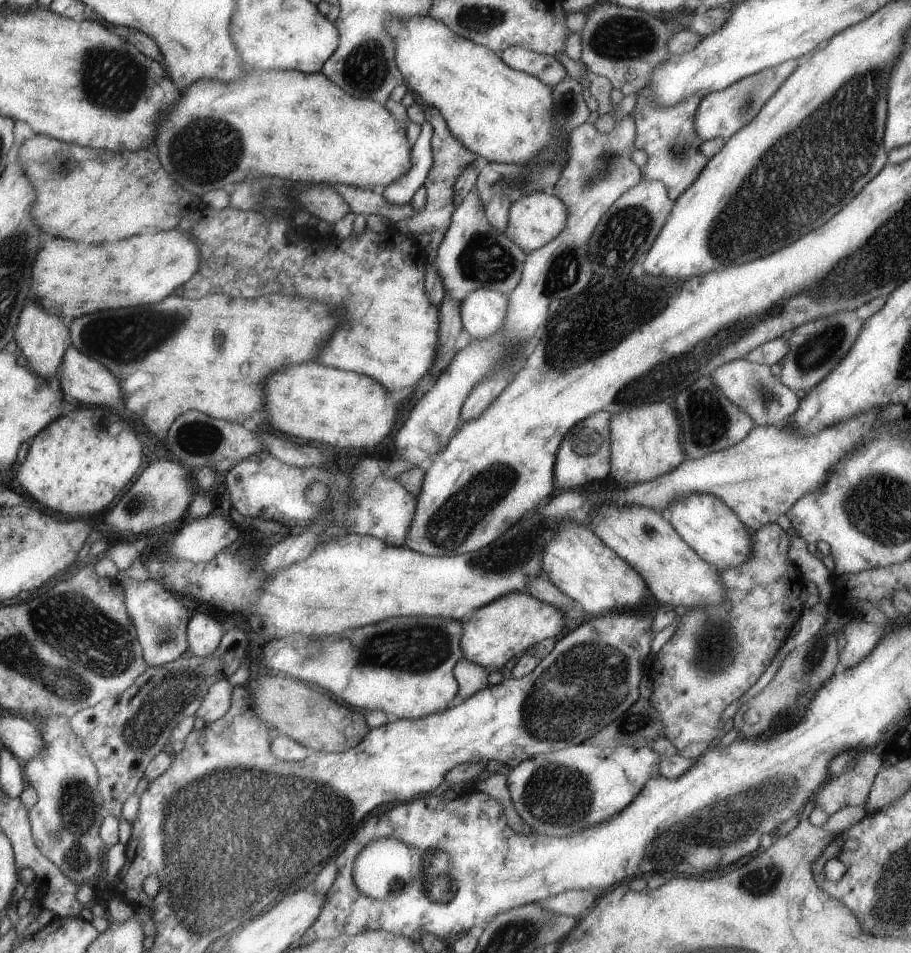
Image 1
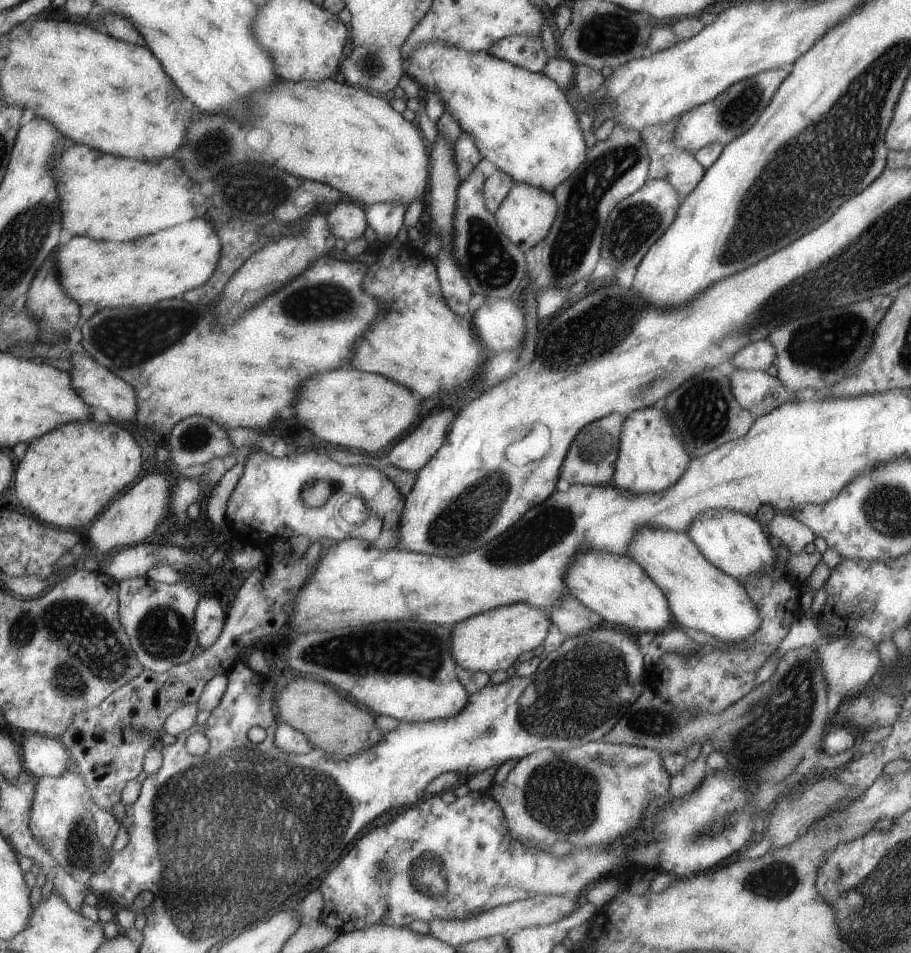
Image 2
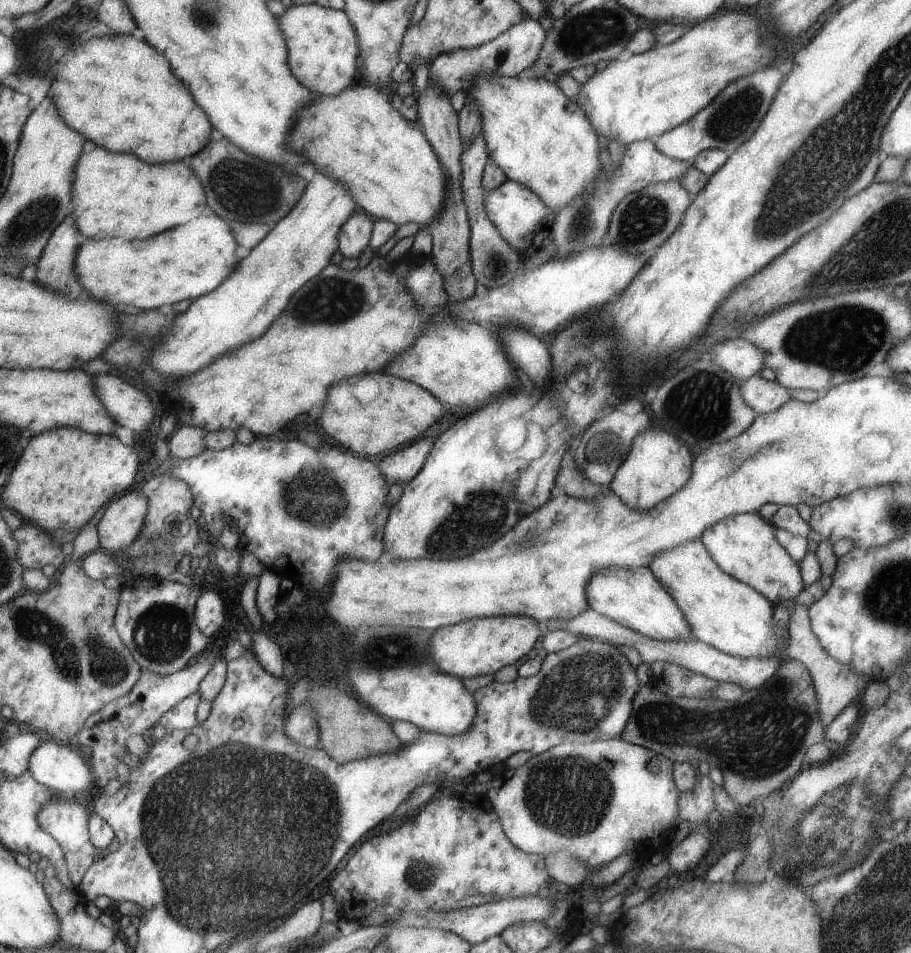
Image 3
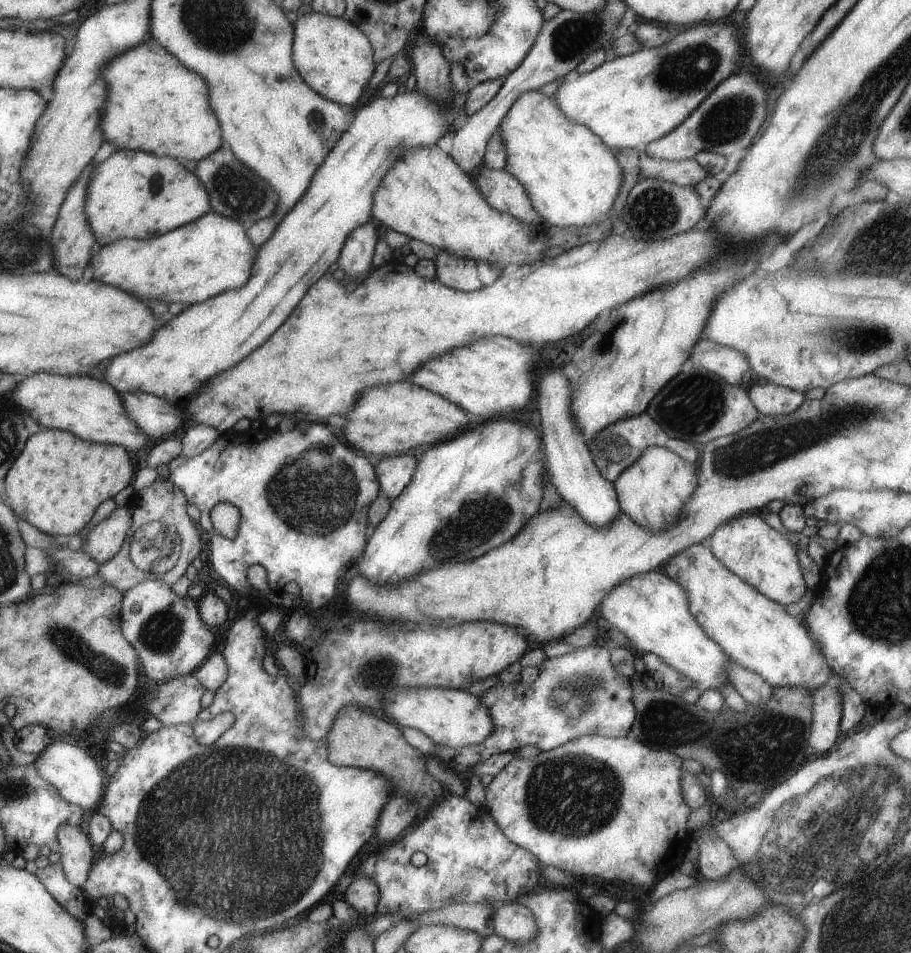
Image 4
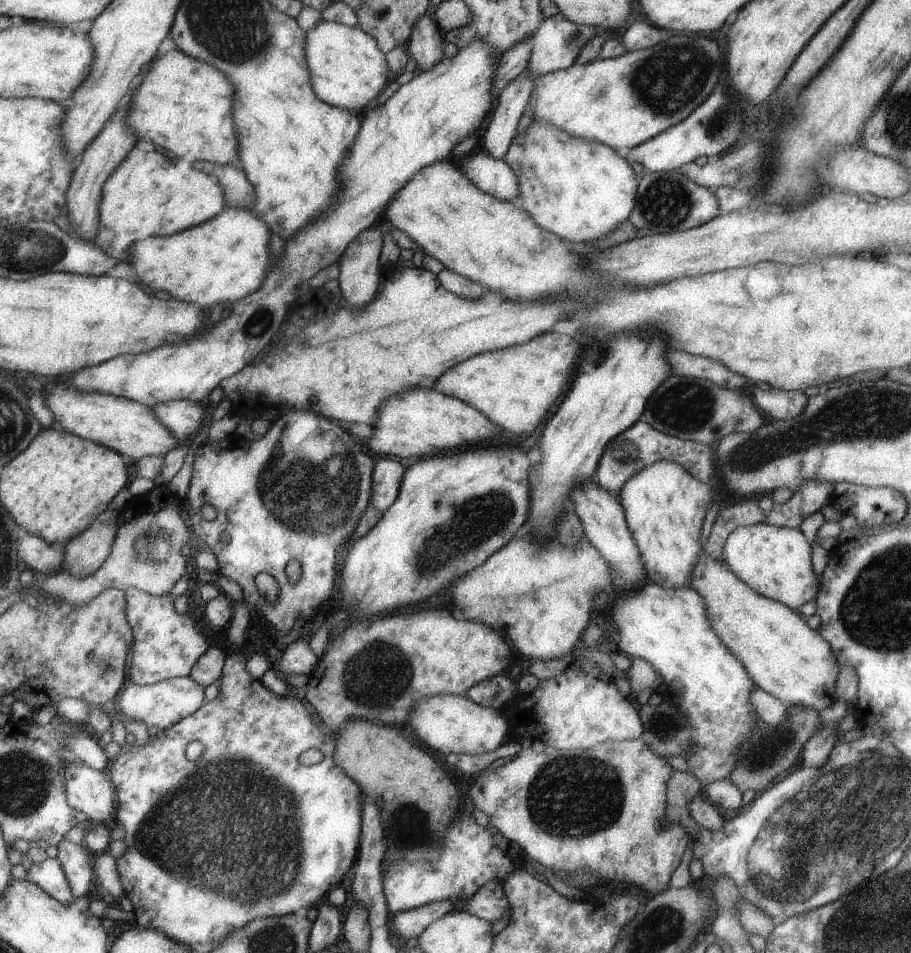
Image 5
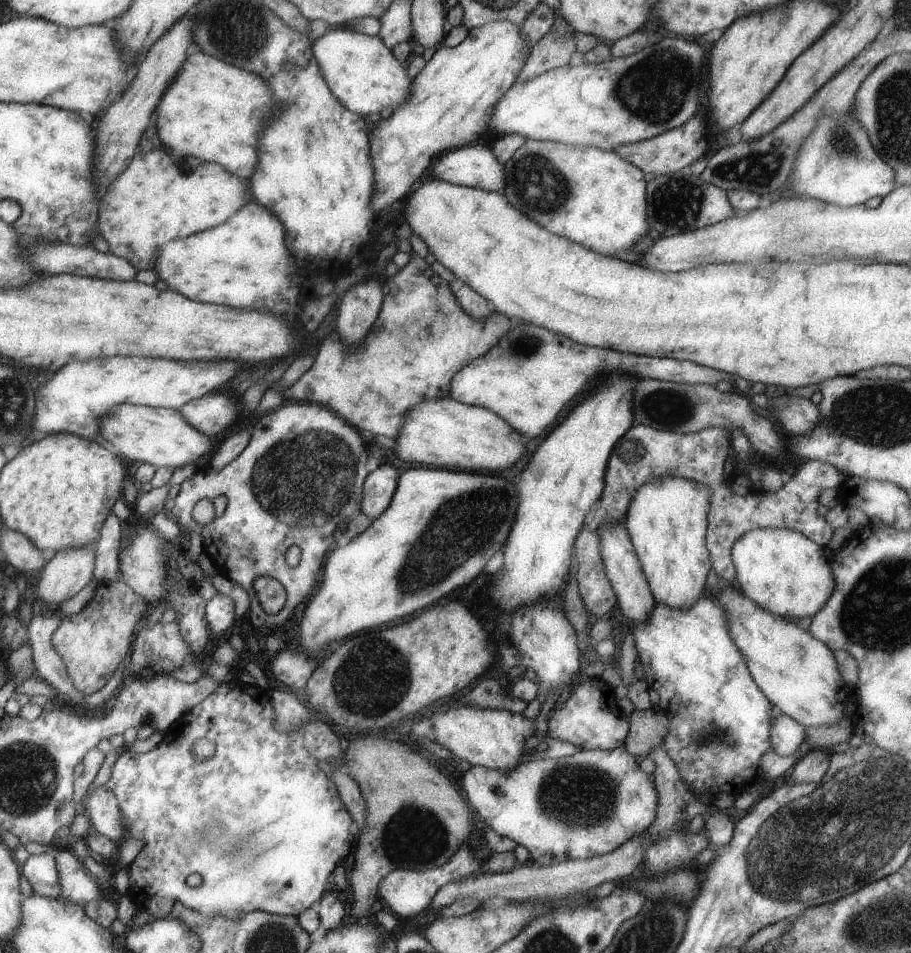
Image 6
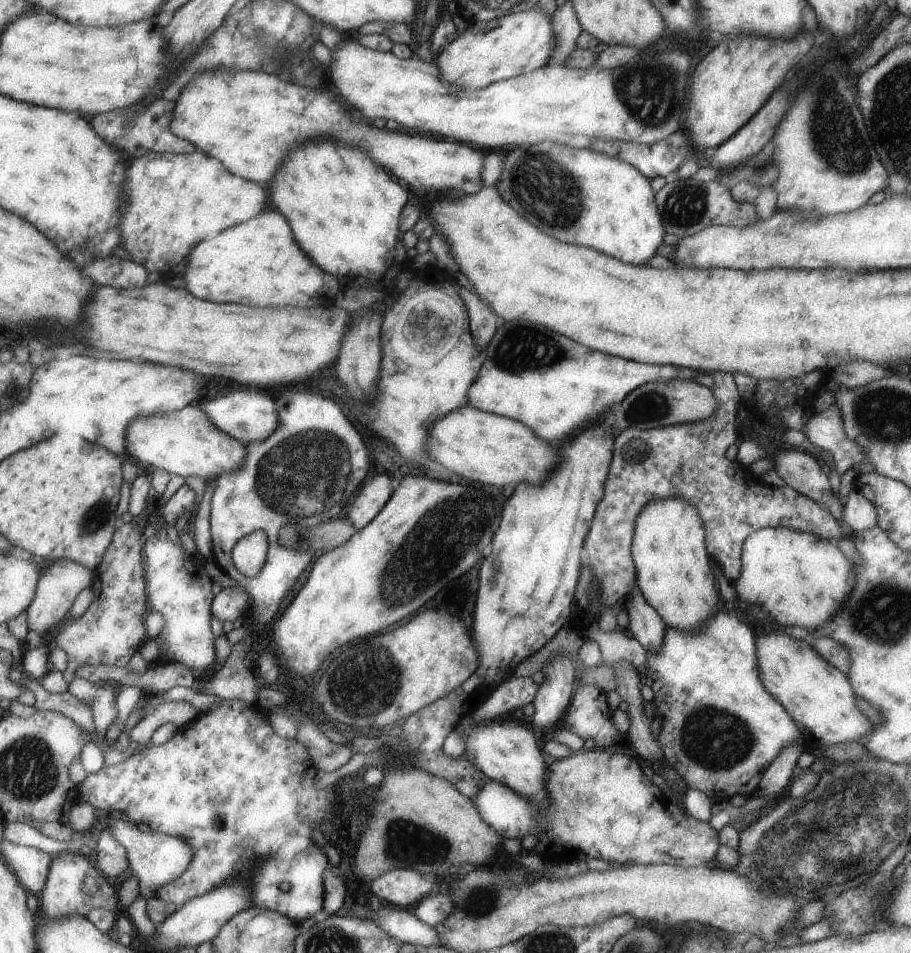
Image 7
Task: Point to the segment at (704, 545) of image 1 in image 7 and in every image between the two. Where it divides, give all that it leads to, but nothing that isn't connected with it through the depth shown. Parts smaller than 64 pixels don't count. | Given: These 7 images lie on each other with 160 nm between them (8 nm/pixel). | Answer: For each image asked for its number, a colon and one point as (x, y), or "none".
2: (734, 543)
3: (744, 546)
4: (746, 545)
5: (775, 562)
6: (781, 570)
7: (796, 578)

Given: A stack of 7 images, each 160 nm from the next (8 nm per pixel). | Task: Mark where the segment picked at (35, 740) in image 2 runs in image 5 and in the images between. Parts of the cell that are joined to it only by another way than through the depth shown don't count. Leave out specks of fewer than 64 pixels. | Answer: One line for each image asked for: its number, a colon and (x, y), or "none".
3: (57, 767)
4: (74, 774)
5: (88, 790)

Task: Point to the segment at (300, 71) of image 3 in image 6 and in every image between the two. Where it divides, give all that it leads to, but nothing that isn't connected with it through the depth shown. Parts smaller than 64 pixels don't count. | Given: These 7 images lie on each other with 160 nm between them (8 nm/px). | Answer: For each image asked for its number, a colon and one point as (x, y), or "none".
4: (333, 57)
5: (347, 69)
6: (360, 71)

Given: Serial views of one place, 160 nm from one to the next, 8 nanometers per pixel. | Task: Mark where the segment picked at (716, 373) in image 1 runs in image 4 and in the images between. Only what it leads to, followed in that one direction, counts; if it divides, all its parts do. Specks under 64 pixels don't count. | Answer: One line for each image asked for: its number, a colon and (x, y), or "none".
2: (755, 391)
3: (763, 396)
4: (769, 399)

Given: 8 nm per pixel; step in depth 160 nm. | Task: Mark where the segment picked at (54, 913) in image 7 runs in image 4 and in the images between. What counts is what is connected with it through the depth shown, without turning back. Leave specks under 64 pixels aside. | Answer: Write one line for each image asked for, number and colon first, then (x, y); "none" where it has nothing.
4: (75, 852)
5: (75, 860)
6: (77, 884)

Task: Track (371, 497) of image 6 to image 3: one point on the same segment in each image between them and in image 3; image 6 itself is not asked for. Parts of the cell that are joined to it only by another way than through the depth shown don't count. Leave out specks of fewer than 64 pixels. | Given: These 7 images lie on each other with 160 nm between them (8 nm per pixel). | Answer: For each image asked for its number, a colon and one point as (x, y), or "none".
3: (402, 465)
4: (393, 473)
5: (387, 473)

